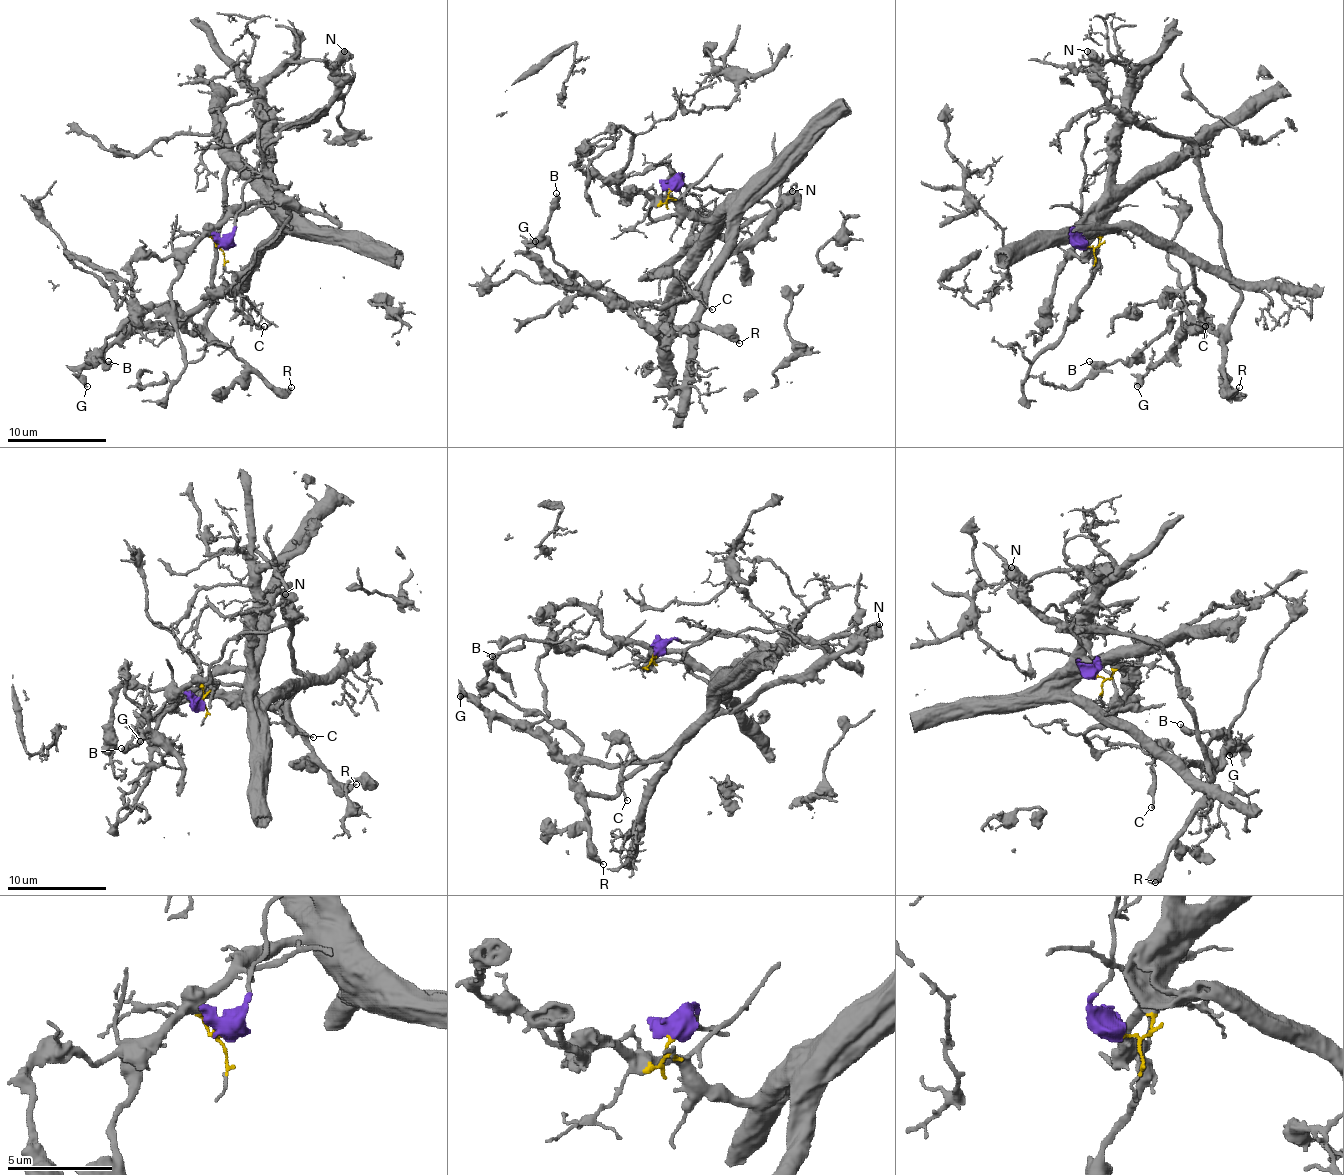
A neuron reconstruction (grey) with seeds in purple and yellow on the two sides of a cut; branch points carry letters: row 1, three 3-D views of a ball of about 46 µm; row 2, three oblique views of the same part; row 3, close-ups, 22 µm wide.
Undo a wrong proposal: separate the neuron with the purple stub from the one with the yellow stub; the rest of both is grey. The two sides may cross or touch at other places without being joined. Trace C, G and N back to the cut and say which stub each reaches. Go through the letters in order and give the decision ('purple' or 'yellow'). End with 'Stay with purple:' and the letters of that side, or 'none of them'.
C: yellow
G: yellow
N: purple
Stay with purple: N

